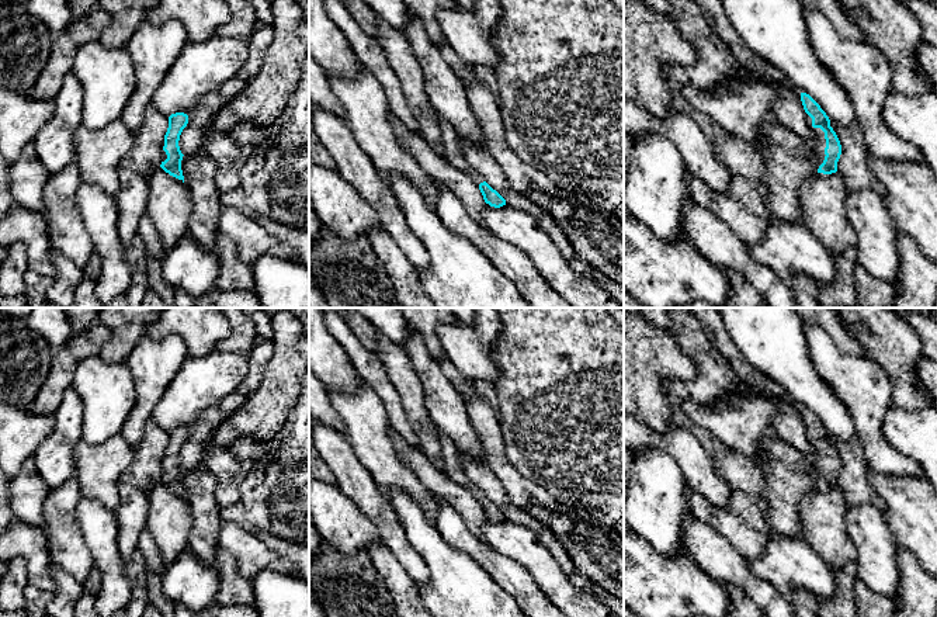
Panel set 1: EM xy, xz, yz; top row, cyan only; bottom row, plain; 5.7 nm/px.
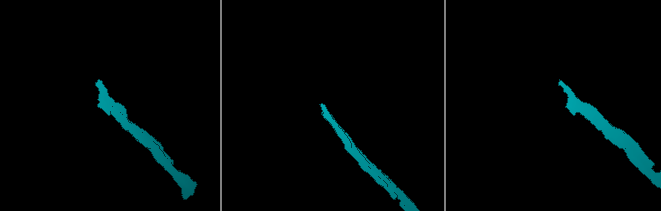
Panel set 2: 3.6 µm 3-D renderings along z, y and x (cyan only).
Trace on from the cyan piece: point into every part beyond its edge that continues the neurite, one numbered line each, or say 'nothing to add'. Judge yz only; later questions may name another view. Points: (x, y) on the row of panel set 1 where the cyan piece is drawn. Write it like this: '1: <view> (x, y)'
1: yz (818, 144)

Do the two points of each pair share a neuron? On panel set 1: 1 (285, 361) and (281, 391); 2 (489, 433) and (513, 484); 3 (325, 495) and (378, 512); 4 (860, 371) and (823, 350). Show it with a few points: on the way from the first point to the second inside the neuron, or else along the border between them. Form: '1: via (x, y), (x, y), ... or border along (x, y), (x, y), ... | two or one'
1: via (285, 368), (281, 384) | one
2: via (493, 446), (495, 458), (505, 471) | one
3: border along (336, 484), (378, 530) | two
4: via (852, 371), (846, 371), (832, 359) | one

